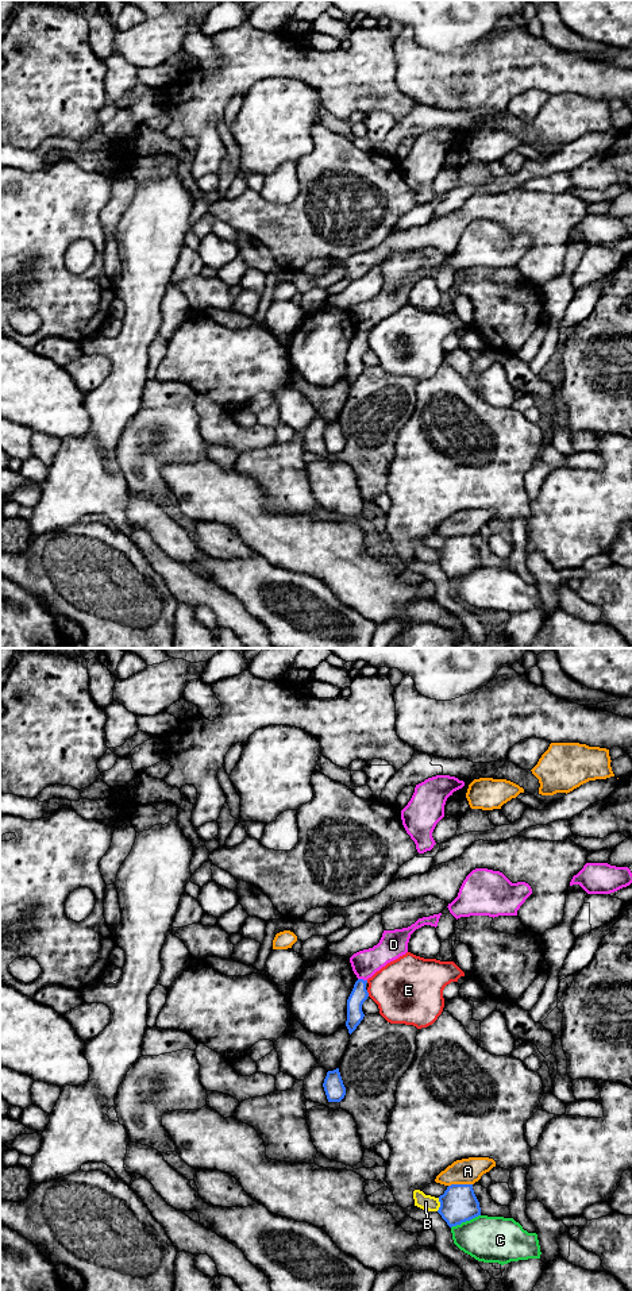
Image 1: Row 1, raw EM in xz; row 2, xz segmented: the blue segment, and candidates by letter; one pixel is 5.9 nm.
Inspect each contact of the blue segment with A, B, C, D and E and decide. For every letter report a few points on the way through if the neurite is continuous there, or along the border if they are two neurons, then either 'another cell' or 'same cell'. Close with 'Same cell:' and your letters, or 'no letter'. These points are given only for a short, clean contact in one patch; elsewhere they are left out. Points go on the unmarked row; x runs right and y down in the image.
A: another cell
B: another cell
C: another cell
D: border xz (358, 330), (366, 332); another cell
E: another cell
Same cell: no letter

